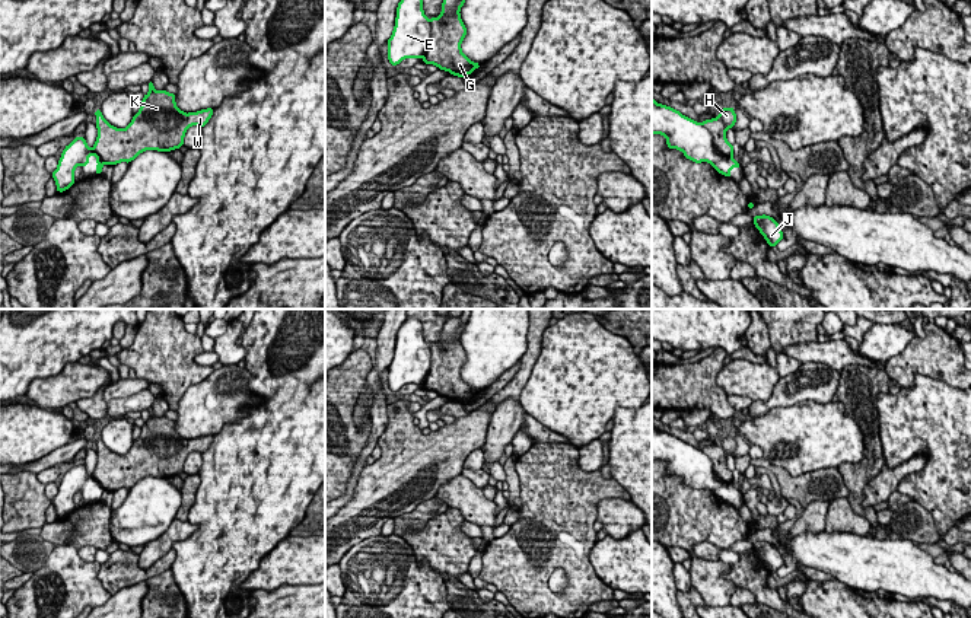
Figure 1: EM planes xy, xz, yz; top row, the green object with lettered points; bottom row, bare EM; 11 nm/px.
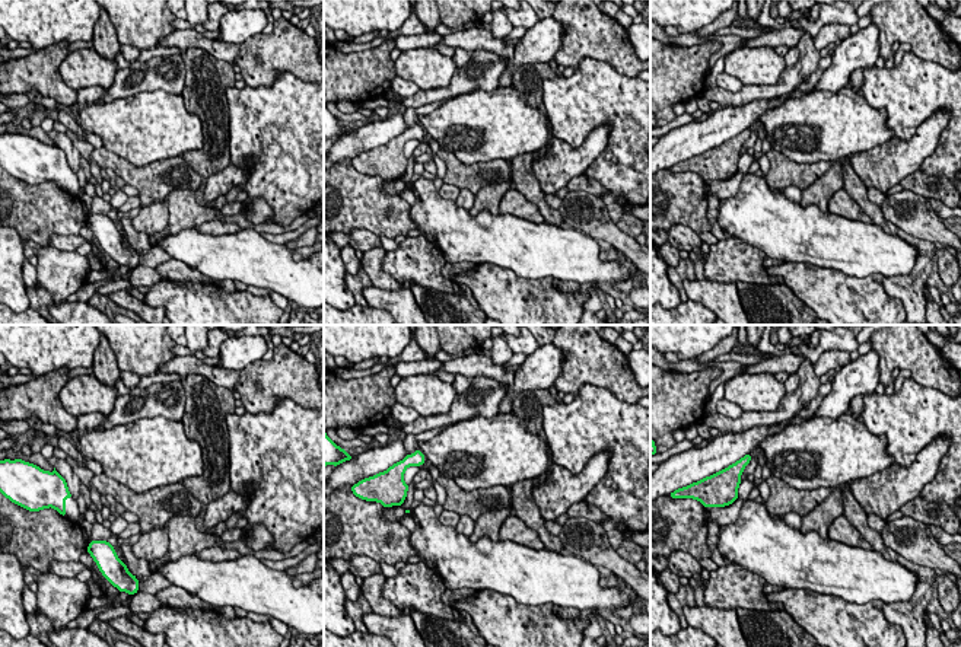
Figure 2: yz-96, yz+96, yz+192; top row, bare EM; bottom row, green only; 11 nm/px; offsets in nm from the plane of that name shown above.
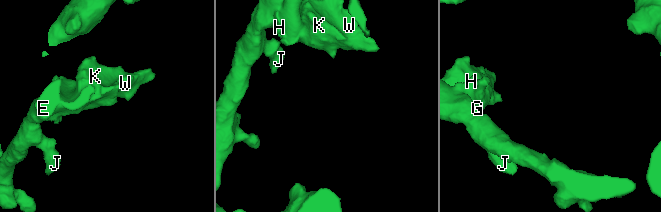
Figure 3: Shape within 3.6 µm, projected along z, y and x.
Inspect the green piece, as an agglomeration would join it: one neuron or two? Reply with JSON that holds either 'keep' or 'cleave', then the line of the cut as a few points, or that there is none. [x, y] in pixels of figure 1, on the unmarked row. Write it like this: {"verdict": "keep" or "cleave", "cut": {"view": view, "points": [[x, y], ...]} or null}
{"verdict": "cleave", "cut": {"view": "yz", "points": [[702, 451], [710, 461], [713, 474], [719, 480], [731, 483]]}}

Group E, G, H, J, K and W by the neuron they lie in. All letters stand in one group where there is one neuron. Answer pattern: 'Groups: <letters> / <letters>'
Groups: E J / G H K W

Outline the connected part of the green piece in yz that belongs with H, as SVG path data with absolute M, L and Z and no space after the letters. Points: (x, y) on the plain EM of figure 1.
M732 433L723 434L719 443L703 447L703 452L713 464L713 472L719 481L732 482L733 472L726 466L726 456L733 455L735 449L736 440Z

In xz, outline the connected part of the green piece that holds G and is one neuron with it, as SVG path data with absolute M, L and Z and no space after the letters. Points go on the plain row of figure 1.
M461 316L445 322L440 343L430 345L432 363L423 383L426 391L434 391L439 396L446 396L458 404L465 404L481 394L478 389L471 388L461 376L467 354L459 337L465 325Z

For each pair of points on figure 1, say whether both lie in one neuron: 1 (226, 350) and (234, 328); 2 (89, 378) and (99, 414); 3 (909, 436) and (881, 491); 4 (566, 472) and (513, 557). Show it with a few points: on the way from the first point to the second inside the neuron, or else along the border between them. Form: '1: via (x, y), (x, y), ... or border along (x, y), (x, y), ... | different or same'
1: via (226, 344), (231, 334) | same
2: border along (107, 384), (92, 395), (83, 397), (76, 403) | different
3: border along (923, 452), (892, 467), (885, 465) | different
4: via (554, 493), (515, 537) | same

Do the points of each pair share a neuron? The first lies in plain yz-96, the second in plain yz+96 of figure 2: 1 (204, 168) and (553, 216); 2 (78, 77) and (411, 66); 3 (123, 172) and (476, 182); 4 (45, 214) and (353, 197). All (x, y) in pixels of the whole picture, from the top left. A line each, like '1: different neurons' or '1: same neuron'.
1: same neuron
2: same neuron
3: same neuron
4: same neuron

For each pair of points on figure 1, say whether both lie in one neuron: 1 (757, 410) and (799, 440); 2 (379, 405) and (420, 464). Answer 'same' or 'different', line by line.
1: different
2: different

